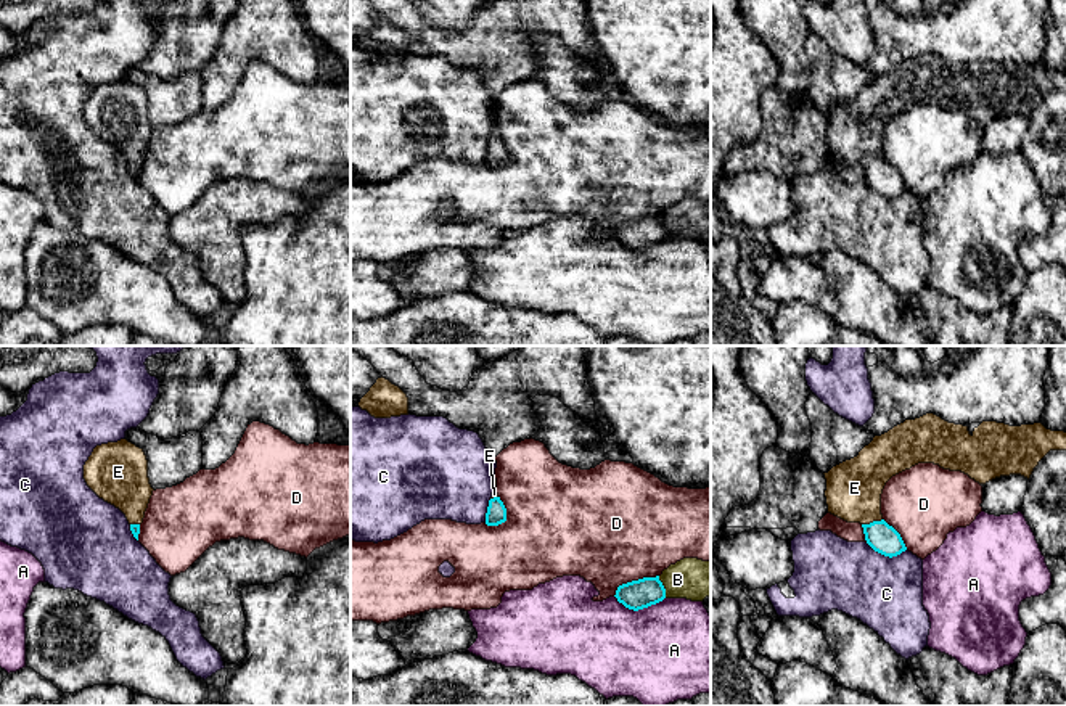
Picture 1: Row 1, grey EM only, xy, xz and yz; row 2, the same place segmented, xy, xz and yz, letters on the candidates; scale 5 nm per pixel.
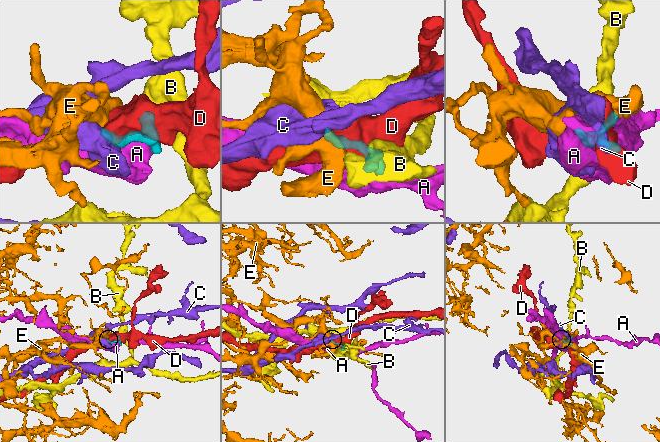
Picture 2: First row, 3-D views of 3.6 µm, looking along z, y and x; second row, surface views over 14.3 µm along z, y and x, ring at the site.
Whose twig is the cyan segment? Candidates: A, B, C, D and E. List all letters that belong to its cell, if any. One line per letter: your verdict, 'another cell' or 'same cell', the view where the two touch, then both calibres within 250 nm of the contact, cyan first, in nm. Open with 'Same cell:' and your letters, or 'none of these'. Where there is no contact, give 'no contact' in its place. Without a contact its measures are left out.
Same cell: E
A: another cell; meets cyan in xz; 150 nm thick on the cyan side, 480 nm on the other
B: another cell; meets cyan in xz; 150 nm thick on the cyan side, 200 nm on the other
C: another cell; meets cyan in yz; 150 nm thick on the cyan side, 360 nm on the other
D: another cell; meets cyan in xz; 150 nm thick on the cyan side, 500 nm on the other
E: same cell; meets cyan in yz; 150 nm thick on the cyan side, 280 nm on the other

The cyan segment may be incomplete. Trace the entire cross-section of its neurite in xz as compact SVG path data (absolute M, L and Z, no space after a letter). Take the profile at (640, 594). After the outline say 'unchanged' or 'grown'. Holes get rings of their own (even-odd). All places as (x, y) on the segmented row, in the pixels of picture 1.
M659 576L643 577L619 585L614 597L625 608L638 611L662 601L666 598L666 589Z; unchanged

